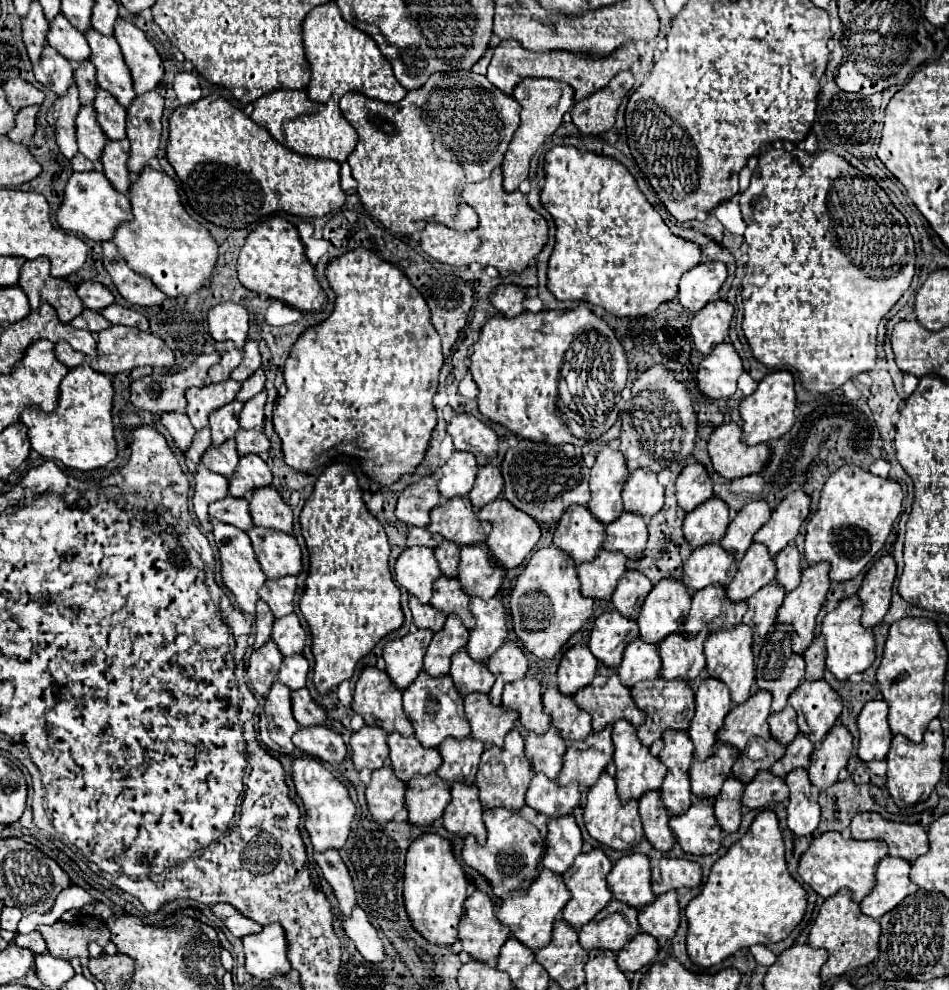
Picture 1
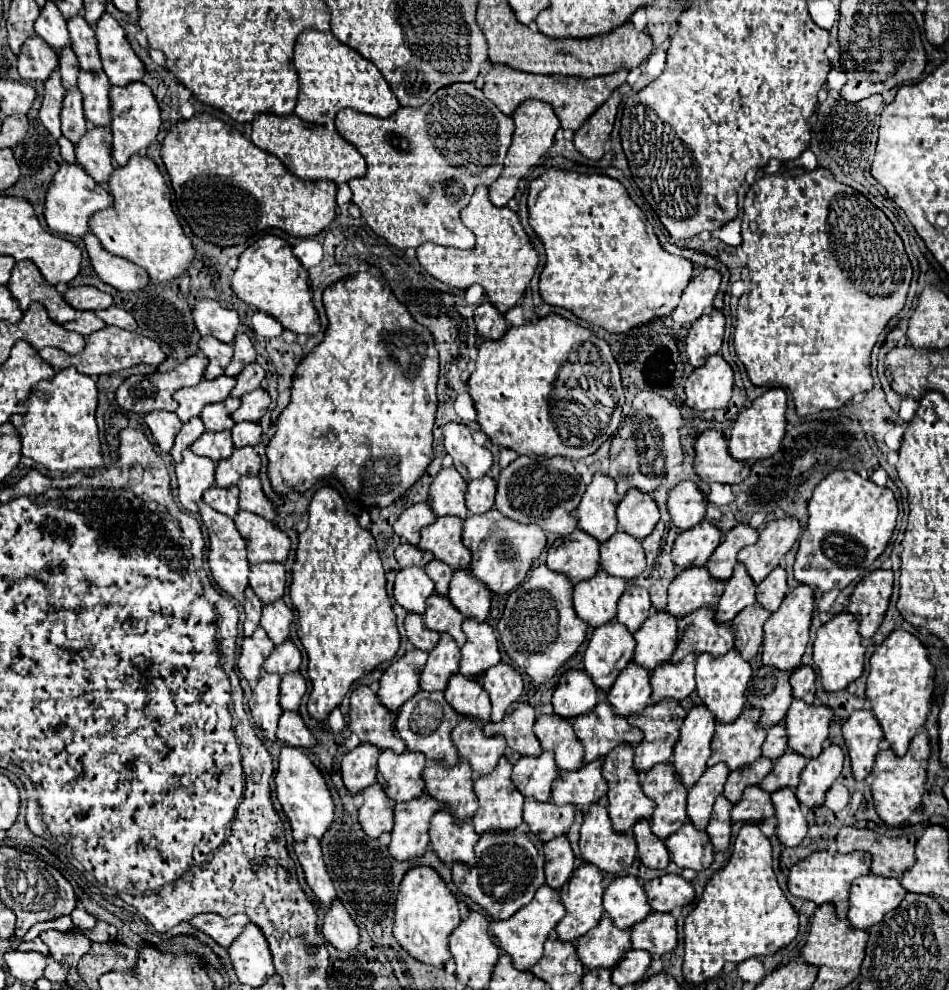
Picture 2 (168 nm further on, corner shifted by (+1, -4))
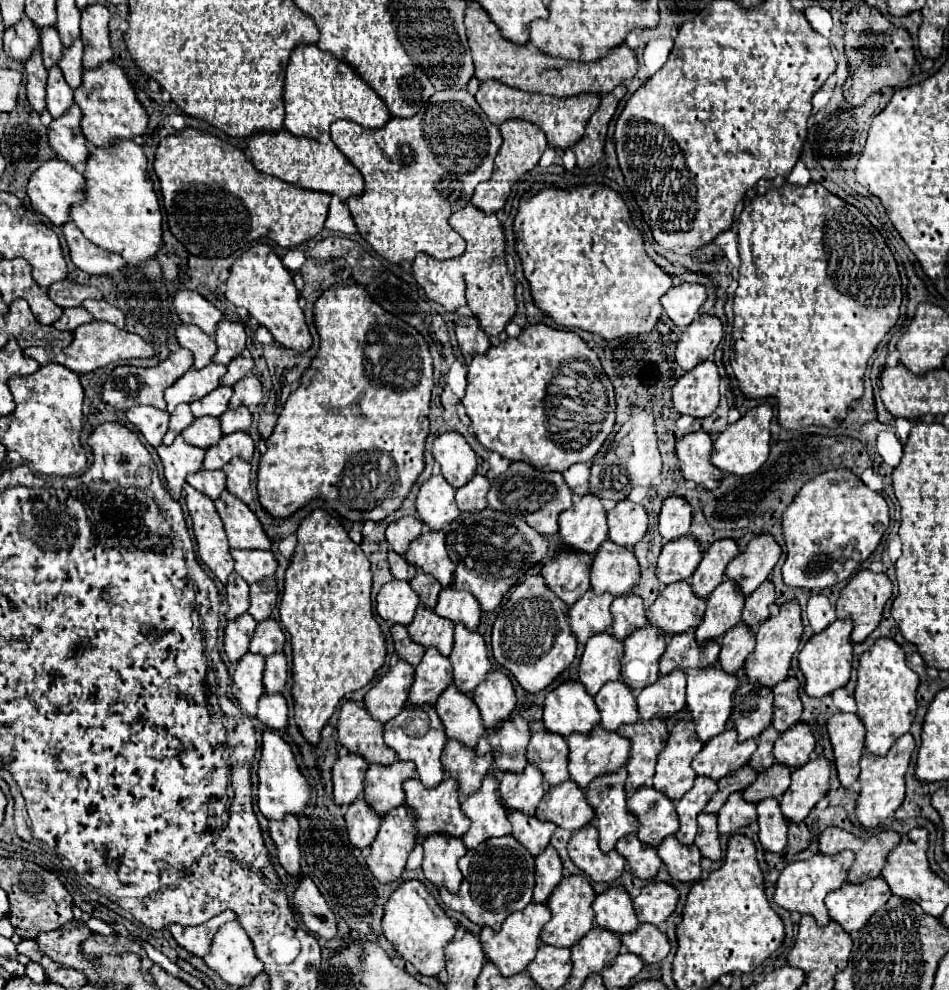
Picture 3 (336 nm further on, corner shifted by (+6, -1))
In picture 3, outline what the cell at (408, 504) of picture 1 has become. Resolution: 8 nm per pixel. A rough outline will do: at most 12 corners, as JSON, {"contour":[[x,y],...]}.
{"contour":[[405,516],[387,526],[389,550],[405,554],[423,522]]}

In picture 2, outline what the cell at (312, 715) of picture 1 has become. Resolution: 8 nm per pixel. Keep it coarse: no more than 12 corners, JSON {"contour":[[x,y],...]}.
{"contour":[[300,673],[282,677],[280,705],[298,711],[306,693],[306,681]]}

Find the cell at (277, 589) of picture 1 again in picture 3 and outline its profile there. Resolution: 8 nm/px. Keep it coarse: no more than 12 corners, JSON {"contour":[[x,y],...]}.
{"contour":[[231,548],[247,584],[275,574],[271,550]]}

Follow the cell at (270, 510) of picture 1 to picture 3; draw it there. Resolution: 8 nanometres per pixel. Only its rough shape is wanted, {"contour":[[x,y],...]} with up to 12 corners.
{"contour":[[233,458],[225,468],[227,490],[253,500],[251,464]]}

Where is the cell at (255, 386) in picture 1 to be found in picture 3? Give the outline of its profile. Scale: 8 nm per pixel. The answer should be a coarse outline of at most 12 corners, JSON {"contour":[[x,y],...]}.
{"contour":[[249,350],[227,364],[221,384],[233,386],[251,374],[253,362]]}

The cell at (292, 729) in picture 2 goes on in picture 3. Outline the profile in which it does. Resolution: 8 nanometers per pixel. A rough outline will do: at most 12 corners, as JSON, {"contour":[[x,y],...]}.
{"contour":[[263,692],[257,718],[269,730],[287,726],[287,704],[281,694]]}

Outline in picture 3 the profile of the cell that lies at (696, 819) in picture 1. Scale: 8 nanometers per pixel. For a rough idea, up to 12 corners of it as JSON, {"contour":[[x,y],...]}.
{"contour":[[675,836],[657,854],[673,880],[699,878],[701,852]]}

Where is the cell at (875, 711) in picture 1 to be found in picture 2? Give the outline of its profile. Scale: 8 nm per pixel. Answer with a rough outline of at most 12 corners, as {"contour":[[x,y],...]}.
{"contour":[[854,711],[842,725],[852,773],[872,771],[882,727],[872,711]]}

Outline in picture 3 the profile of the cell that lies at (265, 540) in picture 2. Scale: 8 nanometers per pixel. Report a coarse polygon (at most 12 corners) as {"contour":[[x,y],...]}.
{"contour":[[231,492],[215,500],[235,548],[267,550],[257,516]]}

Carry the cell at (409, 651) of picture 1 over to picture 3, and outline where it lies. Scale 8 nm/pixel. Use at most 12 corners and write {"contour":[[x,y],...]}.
{"contour":[[397,662],[365,694],[365,710],[385,724],[407,704],[413,668]]}

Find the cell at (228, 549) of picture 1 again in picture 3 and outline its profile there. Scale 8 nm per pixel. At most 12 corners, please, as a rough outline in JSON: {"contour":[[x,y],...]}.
{"contour":[[185,484],[197,554],[227,582],[233,558],[213,500]]}

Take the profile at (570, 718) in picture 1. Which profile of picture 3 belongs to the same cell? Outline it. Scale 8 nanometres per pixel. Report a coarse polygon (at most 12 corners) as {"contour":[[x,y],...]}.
{"contour":[[535,732],[527,748],[529,764],[547,786],[569,778],[567,740]]}

